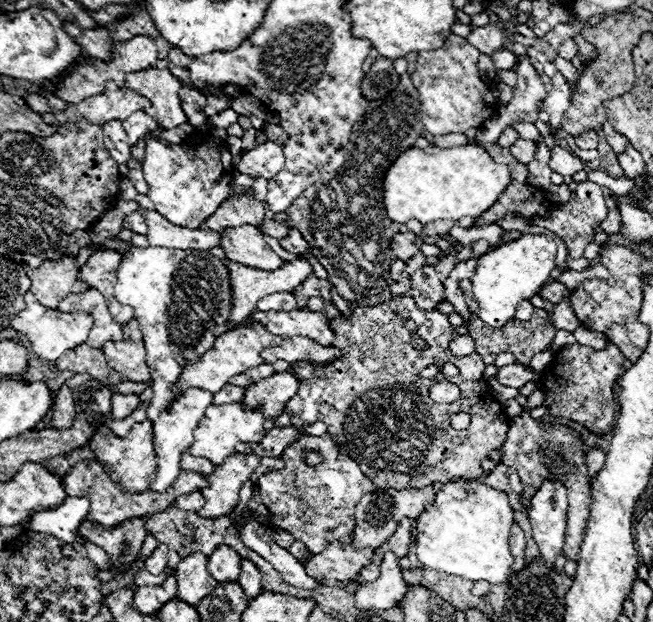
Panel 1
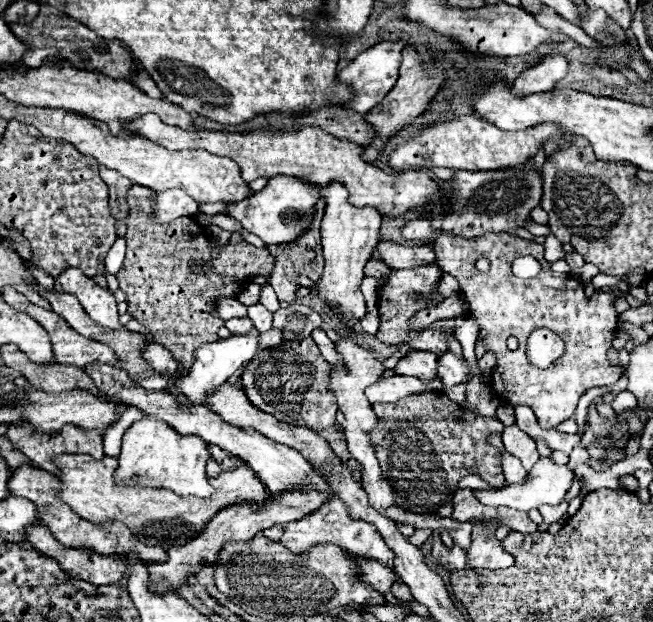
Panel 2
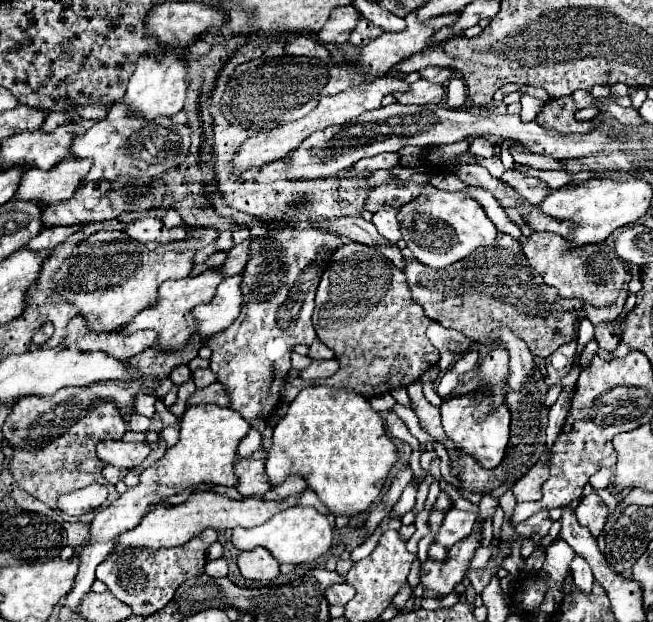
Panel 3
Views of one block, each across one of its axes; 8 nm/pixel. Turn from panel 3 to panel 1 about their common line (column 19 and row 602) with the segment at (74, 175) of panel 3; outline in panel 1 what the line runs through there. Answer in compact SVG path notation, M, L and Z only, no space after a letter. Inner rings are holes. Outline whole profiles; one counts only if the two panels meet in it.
M200 552L188 554L174 570L178 580L176 598L196 606L204 596L216 588L216 580L208 574L208 556Z

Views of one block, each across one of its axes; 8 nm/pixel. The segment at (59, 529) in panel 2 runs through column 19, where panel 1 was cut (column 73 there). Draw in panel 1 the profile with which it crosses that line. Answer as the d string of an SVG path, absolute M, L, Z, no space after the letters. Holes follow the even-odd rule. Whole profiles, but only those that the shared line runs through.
M88 460L88 462L80 462L76 466L72 466L66 474L64 474L64 488L66 488L66 494L68 496L86 496L90 498L92 506L90 506L90 514L88 518L94 520L94 522L100 522L100 524L106 524L106 526L116 526L116 524L122 524L124 520L130 520L130 518L142 518L142 516L148 516L148 514L154 514L154 512L160 512L168 506L174 504L174 500L182 494L190 494L190 492L196 492L196 490L202 490L208 486L208 480L202 476L202 474L184 474L180 472L178 474L178 480L164 492L160 494L152 494L150 490L146 492L140 492L140 494L132 494L132 492L124 492L122 486L112 480L104 466L96 460Z

